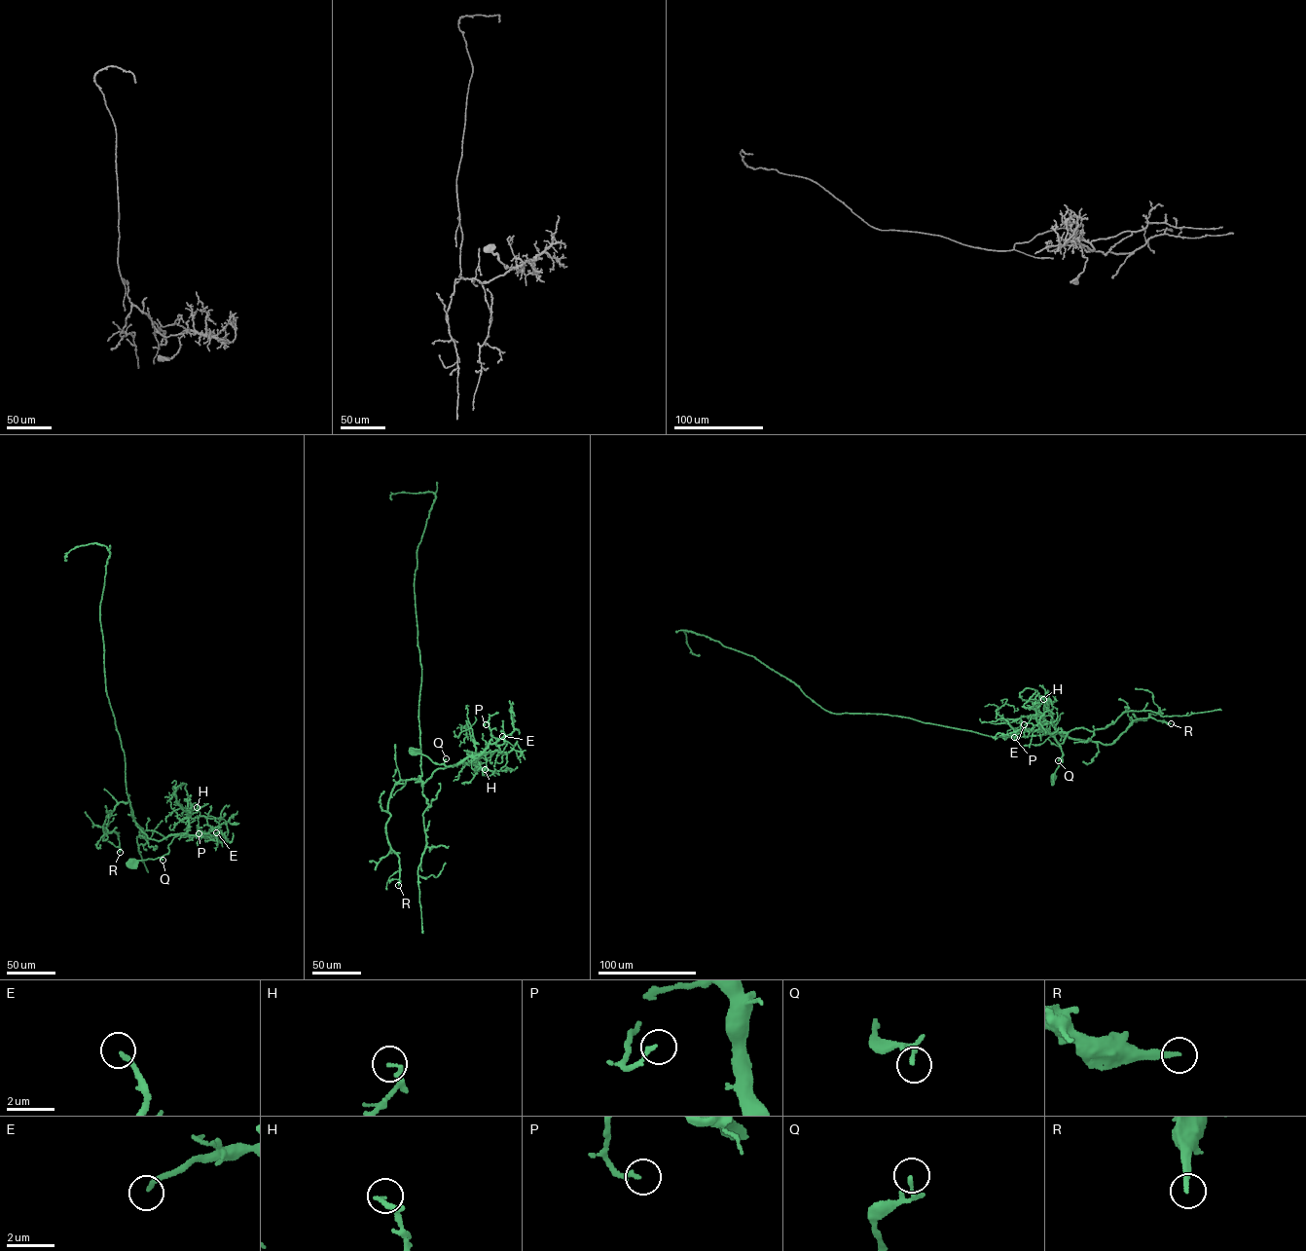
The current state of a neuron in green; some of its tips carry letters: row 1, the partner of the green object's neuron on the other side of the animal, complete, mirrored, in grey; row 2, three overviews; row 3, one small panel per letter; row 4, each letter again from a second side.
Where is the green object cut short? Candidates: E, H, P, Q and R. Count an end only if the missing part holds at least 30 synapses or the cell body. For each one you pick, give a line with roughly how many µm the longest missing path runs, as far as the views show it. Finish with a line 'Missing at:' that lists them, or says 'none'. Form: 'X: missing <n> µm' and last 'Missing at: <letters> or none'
R: missing 50 µm
Missing at: R

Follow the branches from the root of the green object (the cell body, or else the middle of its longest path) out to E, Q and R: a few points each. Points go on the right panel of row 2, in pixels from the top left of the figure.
E: (1053, 778), (1063, 760), (1061, 746), (1042, 728), (1033, 730), (1033, 724), (1024, 724)
Q: (1053, 778), (1062, 757), (1058, 760)
R: (1053, 778), (1049, 733), (1067, 733), (1051, 719), (1106, 745), (1134, 720), (1171, 723)

